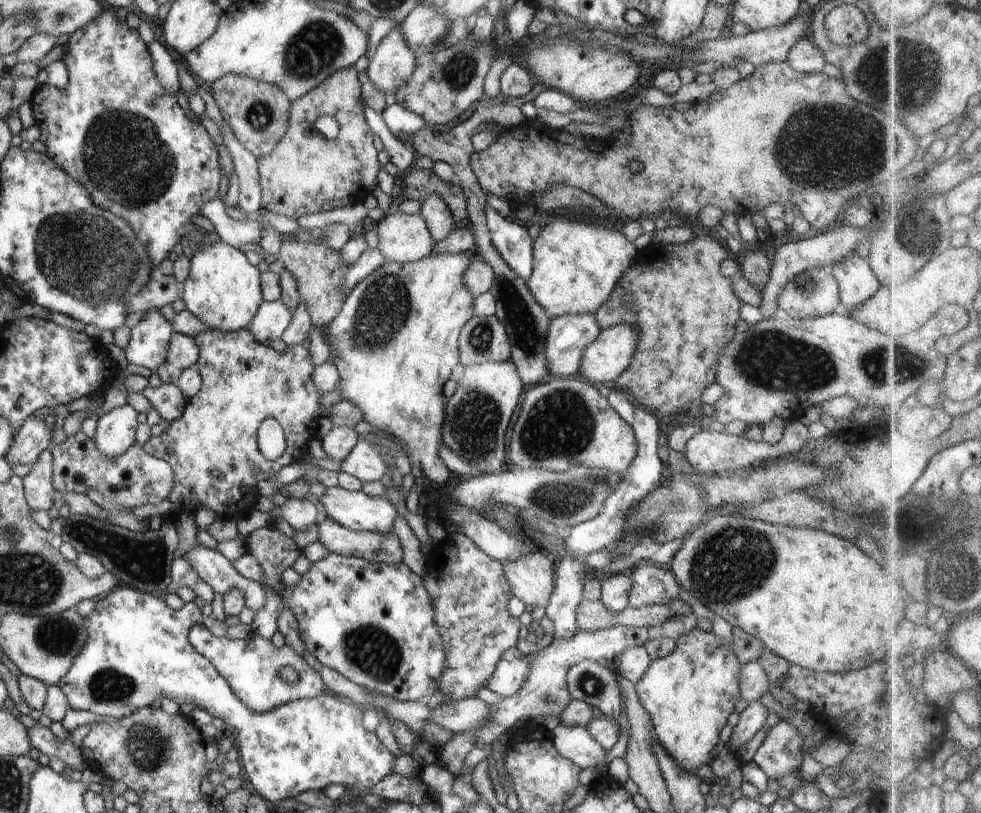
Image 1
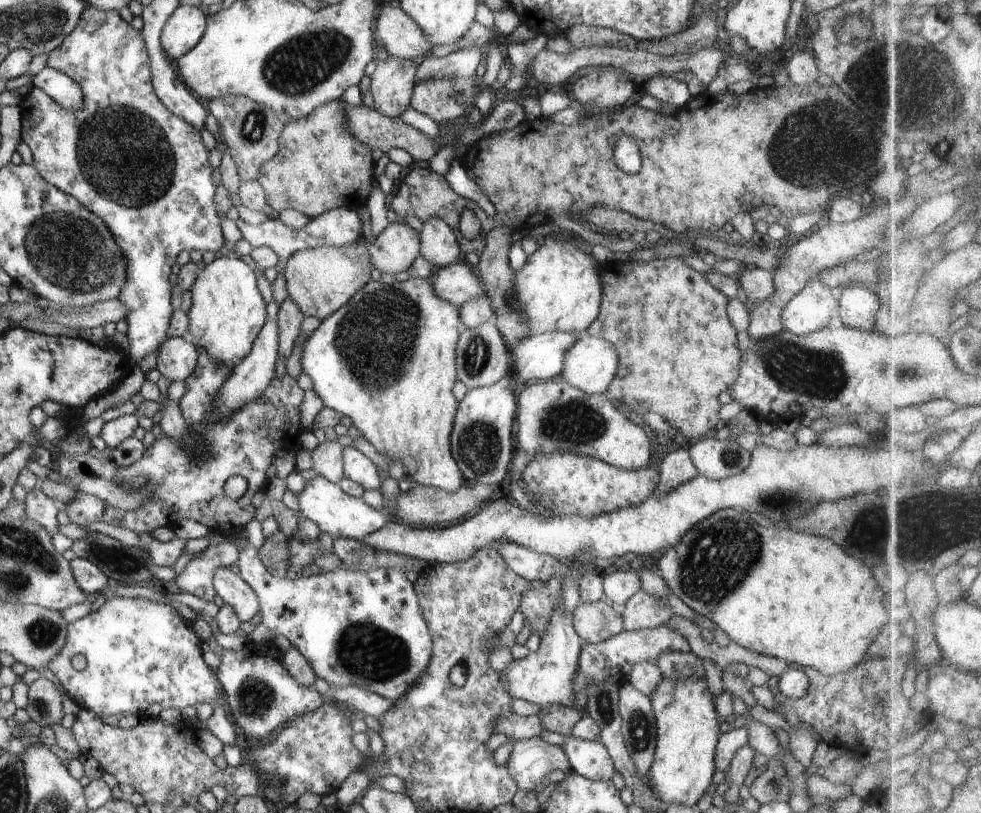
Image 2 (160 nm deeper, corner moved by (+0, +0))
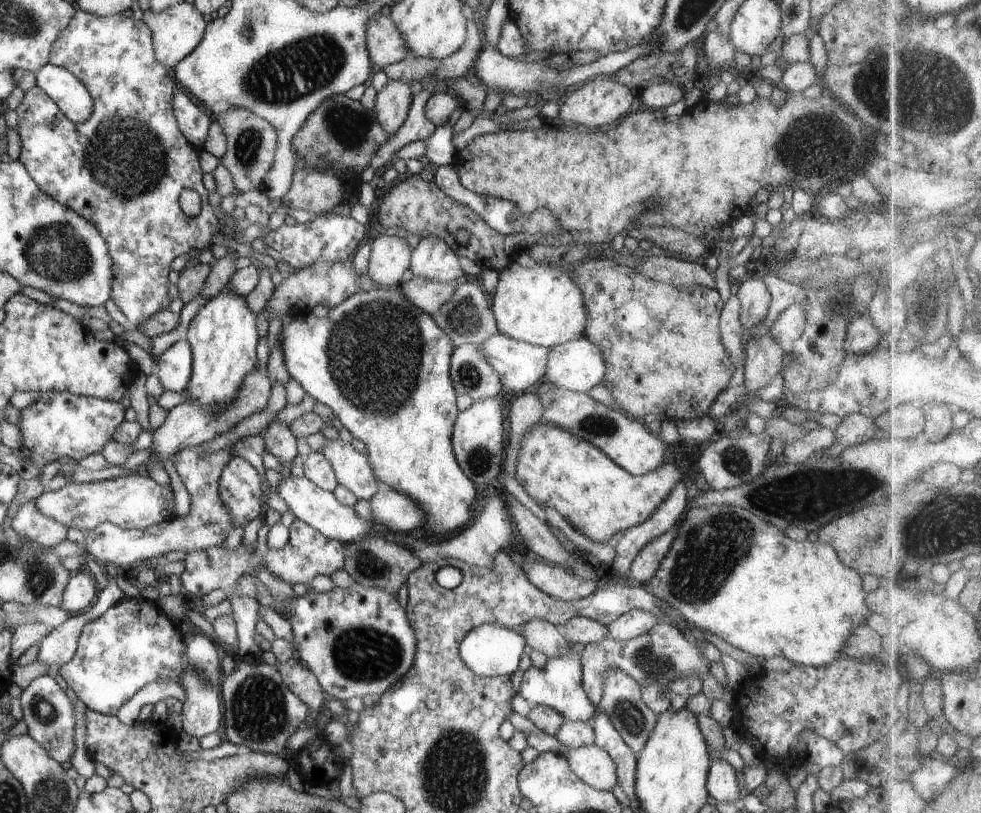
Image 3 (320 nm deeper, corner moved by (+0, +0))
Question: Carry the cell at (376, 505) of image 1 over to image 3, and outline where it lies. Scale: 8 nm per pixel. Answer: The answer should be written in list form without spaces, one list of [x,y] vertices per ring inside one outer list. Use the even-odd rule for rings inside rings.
[[[286,477],[275,490],[282,497],[282,500],[286,502],[288,509],[296,516],[297,520],[312,526],[328,539],[337,539],[342,543],[350,543],[351,541],[362,539],[371,530],[372,522],[357,516],[352,506],[344,506],[344,504],[338,502],[334,492],[322,490],[320,486],[316,486],[308,478]]]

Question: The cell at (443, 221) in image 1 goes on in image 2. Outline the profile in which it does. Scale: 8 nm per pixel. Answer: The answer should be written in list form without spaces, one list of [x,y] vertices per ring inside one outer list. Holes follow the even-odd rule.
[[[430,216],[424,222],[420,232],[420,254],[434,269],[447,268],[463,259],[456,234],[452,228],[436,216]]]

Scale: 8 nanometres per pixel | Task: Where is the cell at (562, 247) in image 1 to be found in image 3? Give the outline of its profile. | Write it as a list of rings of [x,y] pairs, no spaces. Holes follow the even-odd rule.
[[[512,260],[511,264],[500,269],[496,292],[491,296],[499,333],[513,340],[550,349],[585,336],[586,298],[570,272],[565,273],[562,268],[559,264],[548,262],[522,268]]]

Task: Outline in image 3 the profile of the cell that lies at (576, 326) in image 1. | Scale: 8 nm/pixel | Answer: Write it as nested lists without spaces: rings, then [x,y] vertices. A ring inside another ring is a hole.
[[[494,334],[486,342],[482,342],[482,354],[492,364],[492,368],[500,376],[503,394],[506,397],[513,397],[533,390],[537,385],[545,381],[545,370],[548,366],[548,354],[550,348],[539,345],[532,345],[523,341],[513,340],[504,334]]]

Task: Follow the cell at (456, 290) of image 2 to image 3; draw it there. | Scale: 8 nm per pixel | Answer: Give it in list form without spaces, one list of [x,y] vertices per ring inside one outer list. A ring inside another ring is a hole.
[[[413,277],[408,282],[400,285],[400,292],[422,312],[434,316],[438,310],[452,300],[456,294],[454,290],[460,288],[462,280],[452,280],[452,282],[436,282],[428,278]]]

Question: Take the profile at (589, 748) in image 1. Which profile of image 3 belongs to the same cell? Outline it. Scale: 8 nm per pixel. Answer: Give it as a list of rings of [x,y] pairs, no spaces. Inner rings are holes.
[[[596,744],[569,749],[565,758],[572,772],[582,782],[597,790],[611,792],[617,784],[612,758]]]

